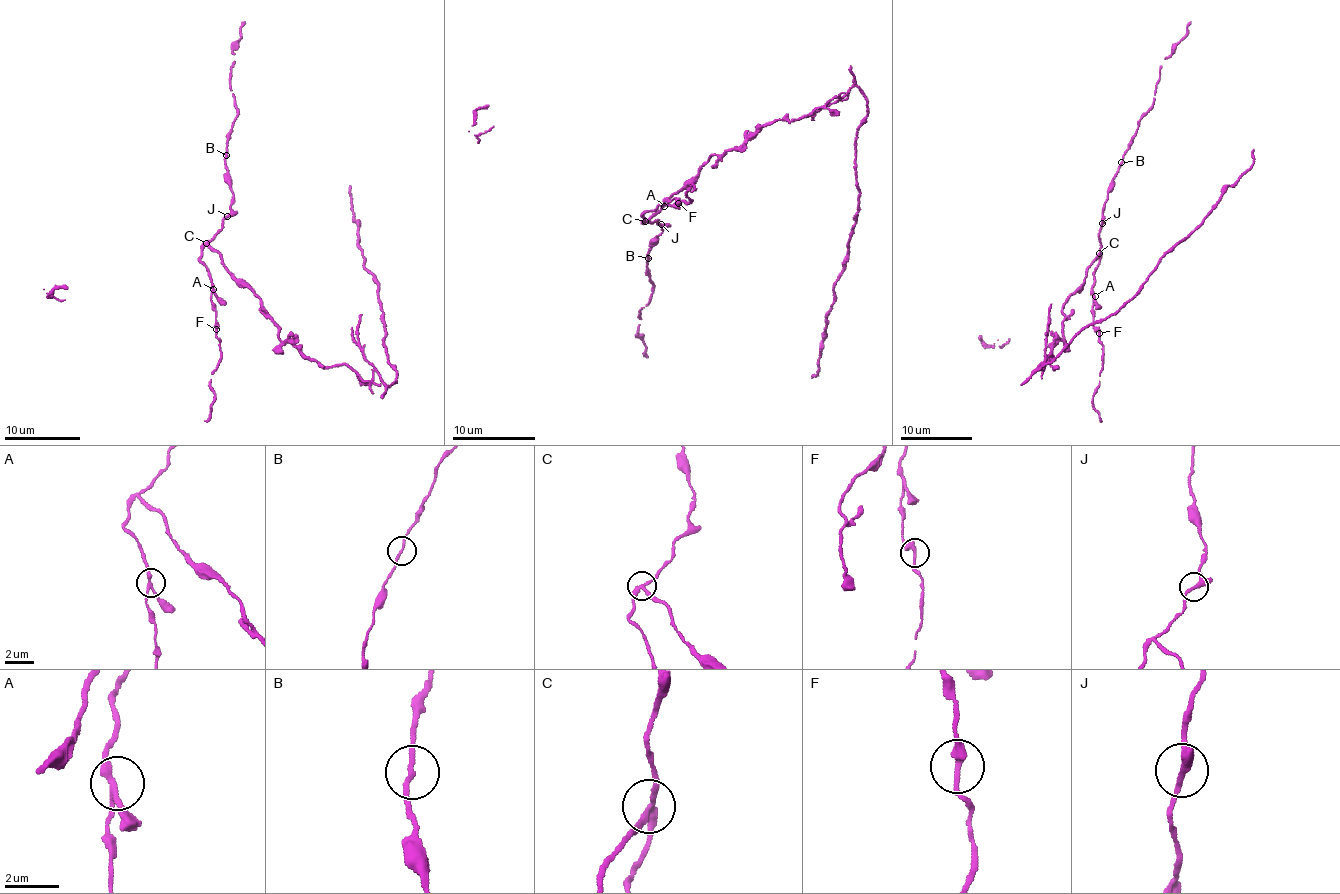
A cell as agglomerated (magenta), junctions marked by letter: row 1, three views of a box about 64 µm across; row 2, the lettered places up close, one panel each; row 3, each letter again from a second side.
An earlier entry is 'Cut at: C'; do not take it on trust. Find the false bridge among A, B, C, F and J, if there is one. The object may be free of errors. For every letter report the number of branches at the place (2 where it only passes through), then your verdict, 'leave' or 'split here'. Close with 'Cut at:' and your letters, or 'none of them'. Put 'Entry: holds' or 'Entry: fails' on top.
Entry: holds
A: branches 3; leave
B: branches 2; leave
C: branches 3; split here
F: branches 2; leave
J: branches 3; leave
Cut at: C

